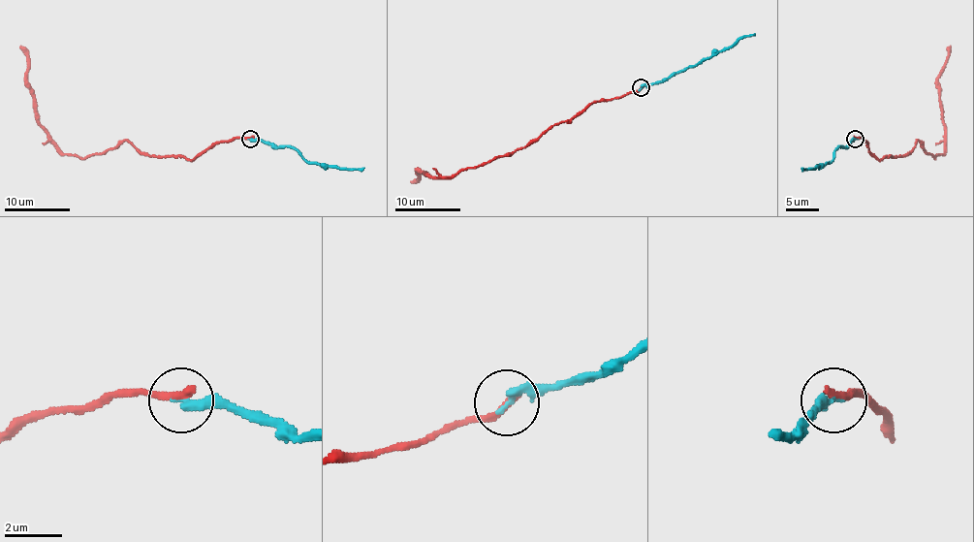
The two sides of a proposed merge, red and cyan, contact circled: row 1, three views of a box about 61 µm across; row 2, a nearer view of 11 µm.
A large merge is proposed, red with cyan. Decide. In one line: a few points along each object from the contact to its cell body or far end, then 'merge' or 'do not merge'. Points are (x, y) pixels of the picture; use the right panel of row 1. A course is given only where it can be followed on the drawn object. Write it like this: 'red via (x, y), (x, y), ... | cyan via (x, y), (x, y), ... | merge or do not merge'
red via (856, 139), (878, 160), (903, 156), (918, 140), (934, 158), (941, 155), (937, 81), (951, 45) | cyan via (856, 139), (846, 146), (839, 146), (825, 165), (801, 168) | merge

